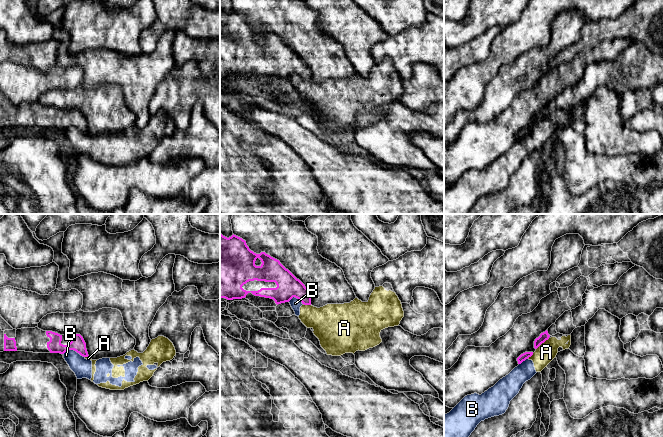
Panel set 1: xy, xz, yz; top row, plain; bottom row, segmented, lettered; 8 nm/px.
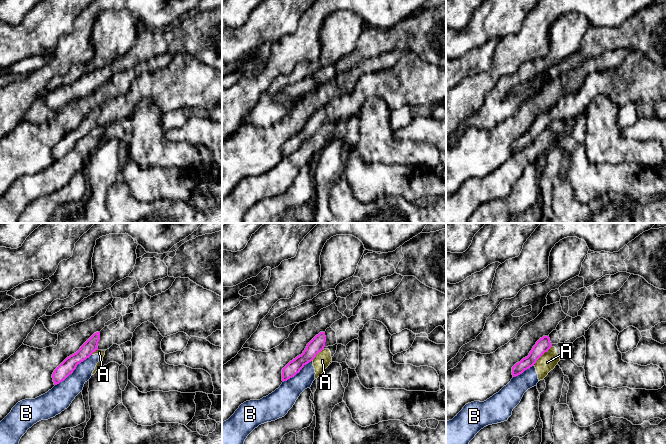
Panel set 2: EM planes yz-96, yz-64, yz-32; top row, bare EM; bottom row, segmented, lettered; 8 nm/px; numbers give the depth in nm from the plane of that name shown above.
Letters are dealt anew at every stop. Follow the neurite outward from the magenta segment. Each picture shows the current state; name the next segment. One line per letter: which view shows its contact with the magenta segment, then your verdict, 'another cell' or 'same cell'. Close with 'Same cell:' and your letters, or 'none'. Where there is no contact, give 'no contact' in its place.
A: contact in yz; another cell
B: contact in xy; another cell
Same cell: none

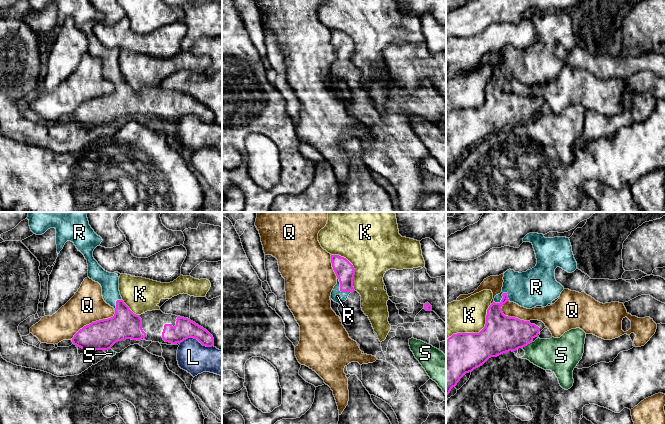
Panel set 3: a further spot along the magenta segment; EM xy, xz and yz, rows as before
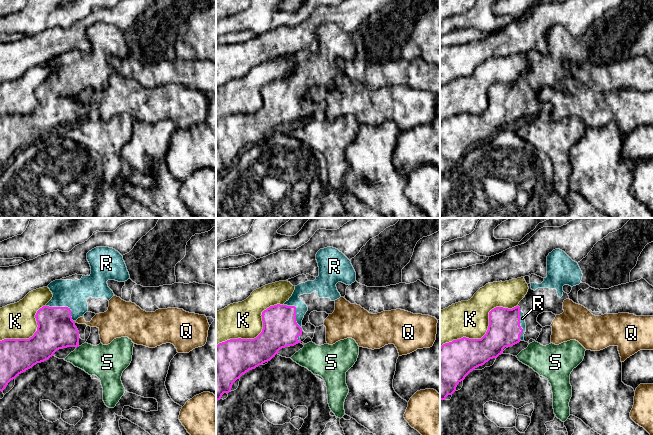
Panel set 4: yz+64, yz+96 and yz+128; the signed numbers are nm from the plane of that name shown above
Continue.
K: contact in yz; another cell
L: contact in xy; another cell
Q: contact in xy; another cell
R: contact in yz; same cell
S: contact in yz; another cell
Same cell: R

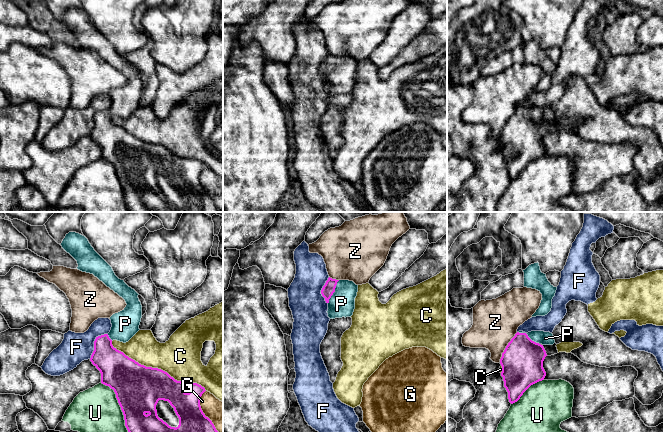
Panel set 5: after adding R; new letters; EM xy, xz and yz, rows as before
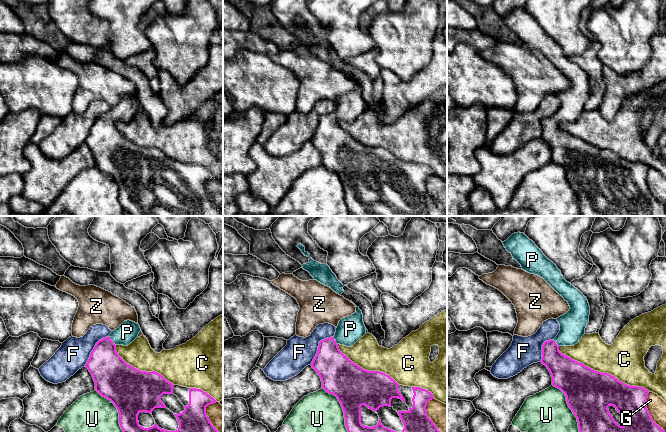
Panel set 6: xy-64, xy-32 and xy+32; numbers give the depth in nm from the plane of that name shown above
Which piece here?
C: contact in xy; another cell
F: contact in xy; another cell
G: contact in xy; another cell
P: contact in xz; same cell
U: contact in xy; another cell
Z: contact in yz; another cell
Same cell: P

